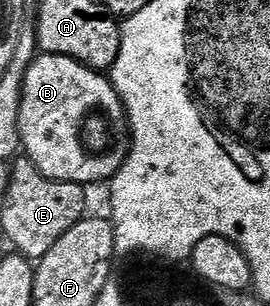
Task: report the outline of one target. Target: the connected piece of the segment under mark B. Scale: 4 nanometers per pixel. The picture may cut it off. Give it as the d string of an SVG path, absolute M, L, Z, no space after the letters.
M43 53L36 56L24 77L22 97L20 99L19 131L22 137L22 148L27 151L30 164L39 172L54 181L72 181L89 187L93 181L106 182L118 172L120 158L112 155L92 155L83 145L82 129L87 117L100 109L119 109L119 94L116 93L111 81L102 72L88 69L72 57L59 57L55 53Z

